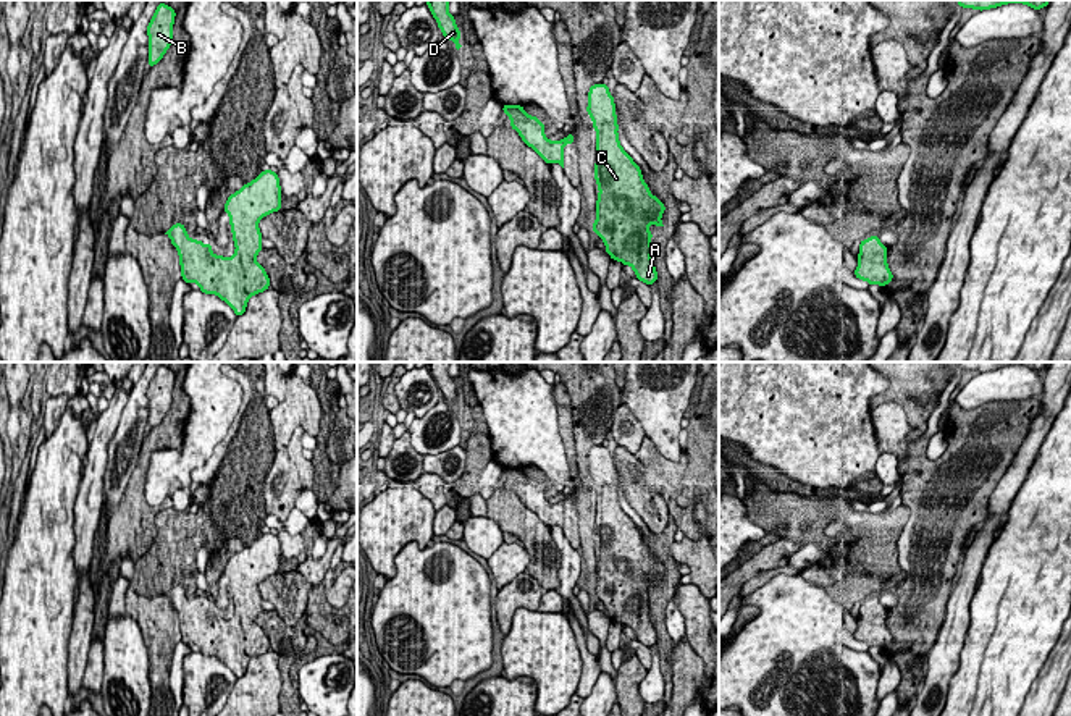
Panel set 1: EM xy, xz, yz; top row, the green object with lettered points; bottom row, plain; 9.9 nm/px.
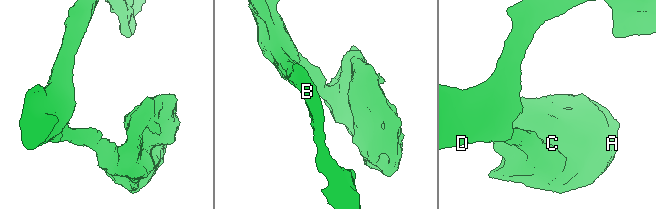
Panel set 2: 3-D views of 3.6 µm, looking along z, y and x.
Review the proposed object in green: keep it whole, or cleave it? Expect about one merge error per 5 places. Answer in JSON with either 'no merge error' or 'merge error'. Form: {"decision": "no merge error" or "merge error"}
{"decision": "no merge error"}

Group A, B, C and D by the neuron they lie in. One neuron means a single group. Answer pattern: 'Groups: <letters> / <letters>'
Groups: A B C D

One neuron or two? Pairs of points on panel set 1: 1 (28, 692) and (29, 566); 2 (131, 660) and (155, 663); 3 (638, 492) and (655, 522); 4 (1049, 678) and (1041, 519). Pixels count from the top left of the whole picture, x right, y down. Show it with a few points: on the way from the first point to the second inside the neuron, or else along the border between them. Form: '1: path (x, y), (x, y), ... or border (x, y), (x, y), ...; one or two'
1: path (29, 661), (29, 597); one
2: border (139, 624), (147, 648), (152, 699); two
3: path (646, 500), (655, 514); one
4: border (1054, 645), (1029, 692); two

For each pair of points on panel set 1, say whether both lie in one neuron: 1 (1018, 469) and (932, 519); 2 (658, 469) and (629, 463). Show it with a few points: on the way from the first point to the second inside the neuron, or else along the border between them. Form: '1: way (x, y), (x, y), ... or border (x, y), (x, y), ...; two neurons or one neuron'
1: border (1018, 446), (1012, 464), (991, 495), (986, 516); two neurons
2: border (634, 454), (642, 463); two neurons

